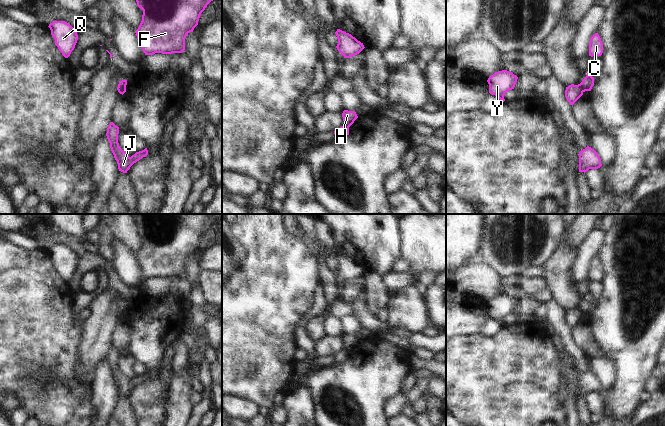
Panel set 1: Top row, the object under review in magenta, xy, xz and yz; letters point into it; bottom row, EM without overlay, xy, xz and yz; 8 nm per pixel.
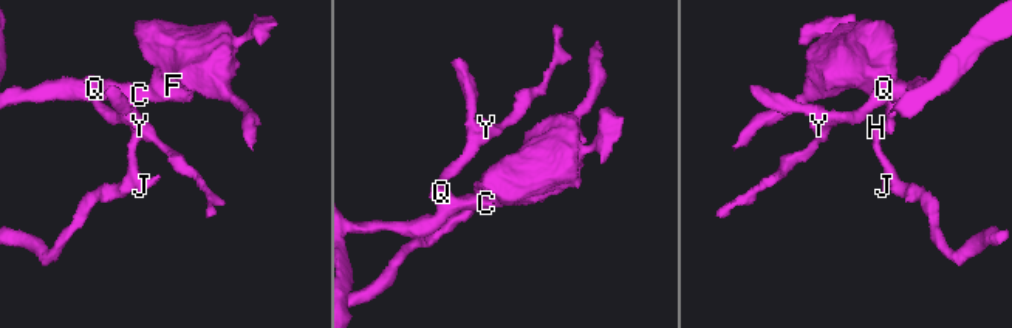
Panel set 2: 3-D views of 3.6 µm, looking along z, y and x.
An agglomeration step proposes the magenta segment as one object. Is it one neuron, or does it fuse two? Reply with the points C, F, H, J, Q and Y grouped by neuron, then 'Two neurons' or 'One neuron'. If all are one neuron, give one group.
Groups: C F Q Y / H J. Two neurons.

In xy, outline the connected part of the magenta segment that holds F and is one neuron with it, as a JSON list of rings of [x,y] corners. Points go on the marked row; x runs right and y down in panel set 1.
[[[136,0],[143,10],[136,36],[145,55],[182,53],[185,38],[213,0]]]

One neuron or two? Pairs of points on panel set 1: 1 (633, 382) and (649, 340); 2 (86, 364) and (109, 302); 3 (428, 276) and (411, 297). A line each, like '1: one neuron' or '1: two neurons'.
1: one neuron
2: one neuron
3: two neurons

